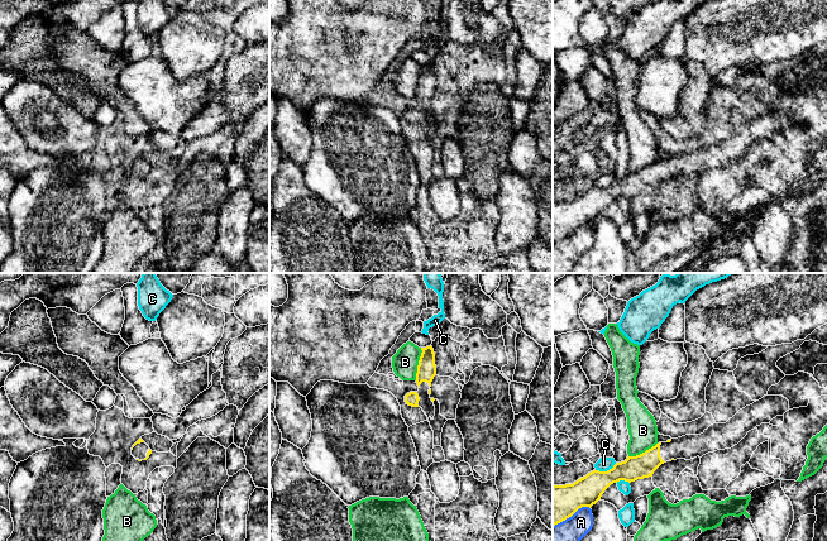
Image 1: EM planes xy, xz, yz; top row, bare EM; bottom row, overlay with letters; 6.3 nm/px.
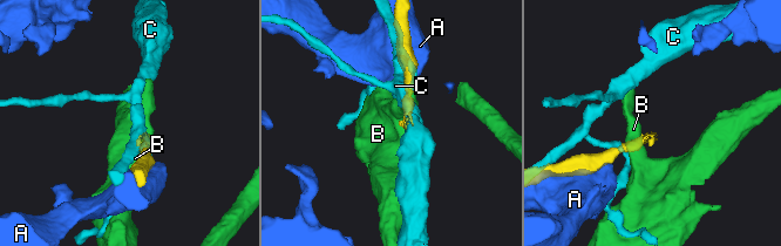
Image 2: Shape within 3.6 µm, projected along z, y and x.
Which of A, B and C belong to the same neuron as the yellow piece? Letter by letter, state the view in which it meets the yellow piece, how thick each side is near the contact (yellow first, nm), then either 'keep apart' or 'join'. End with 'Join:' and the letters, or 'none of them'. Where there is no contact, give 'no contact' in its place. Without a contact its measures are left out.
A: contact in yz; calibres 240 and 160 nm; keep apart
B: contact in xz; calibres 130 and 170 nm; keep apart
C: contact in yz; calibres 190 and 90 nm; keep apart
Join: none of them

